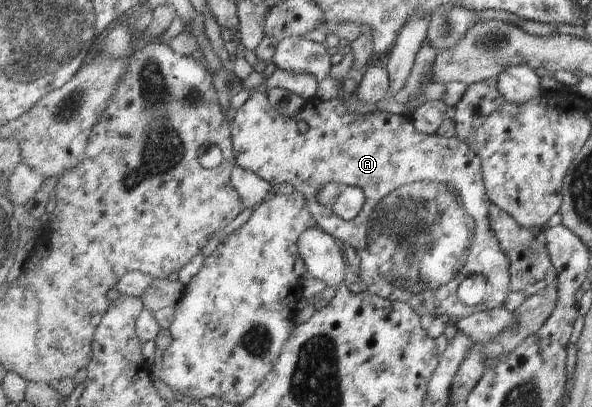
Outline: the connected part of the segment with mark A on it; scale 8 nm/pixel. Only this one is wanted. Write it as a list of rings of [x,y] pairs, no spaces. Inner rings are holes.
[[[257,83],[252,86],[248,100],[237,109],[231,126],[237,164],[275,187],[281,182],[290,183],[303,193],[317,226],[356,250],[360,258],[359,279],[373,295],[408,303],[420,316],[458,318],[499,309],[507,301],[511,293],[510,257],[501,249],[489,221],[489,207],[493,203],[485,187],[481,158],[459,136],[446,138],[419,131],[412,118],[403,114],[347,111],[347,101],[342,94],[332,100],[315,96],[307,100],[297,117],[283,115],[271,105],[266,90]],[[299,121],[307,124],[304,133],[299,131]],[[331,182],[363,189],[366,200],[355,219],[345,221],[328,206],[317,205],[316,191]],[[474,275],[484,277],[491,285],[491,293],[487,301],[468,306],[455,293],[461,283]]]

